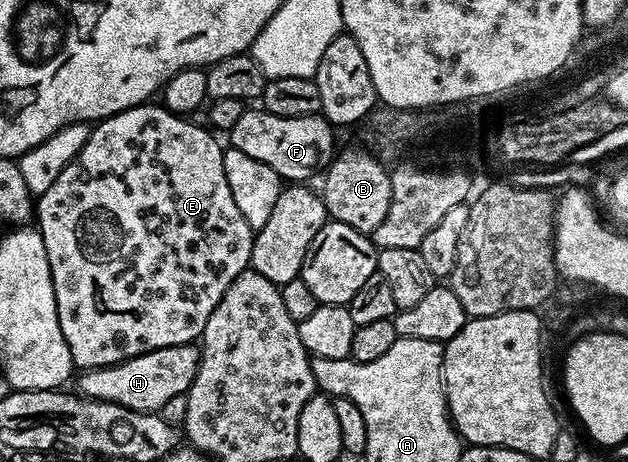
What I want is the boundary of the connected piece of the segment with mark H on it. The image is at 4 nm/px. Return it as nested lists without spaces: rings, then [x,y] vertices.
[[[183,343],[173,347],[163,347],[147,351],[141,355],[136,355],[132,359],[127,359],[121,363],[115,363],[113,367],[93,367],[85,370],[80,379],[79,394],[85,399],[97,399],[103,403],[117,403],[131,411],[146,411],[149,413],[159,413],[162,405],[170,401],[170,397],[187,395],[194,377],[198,373],[200,364],[200,347],[196,343]]]

